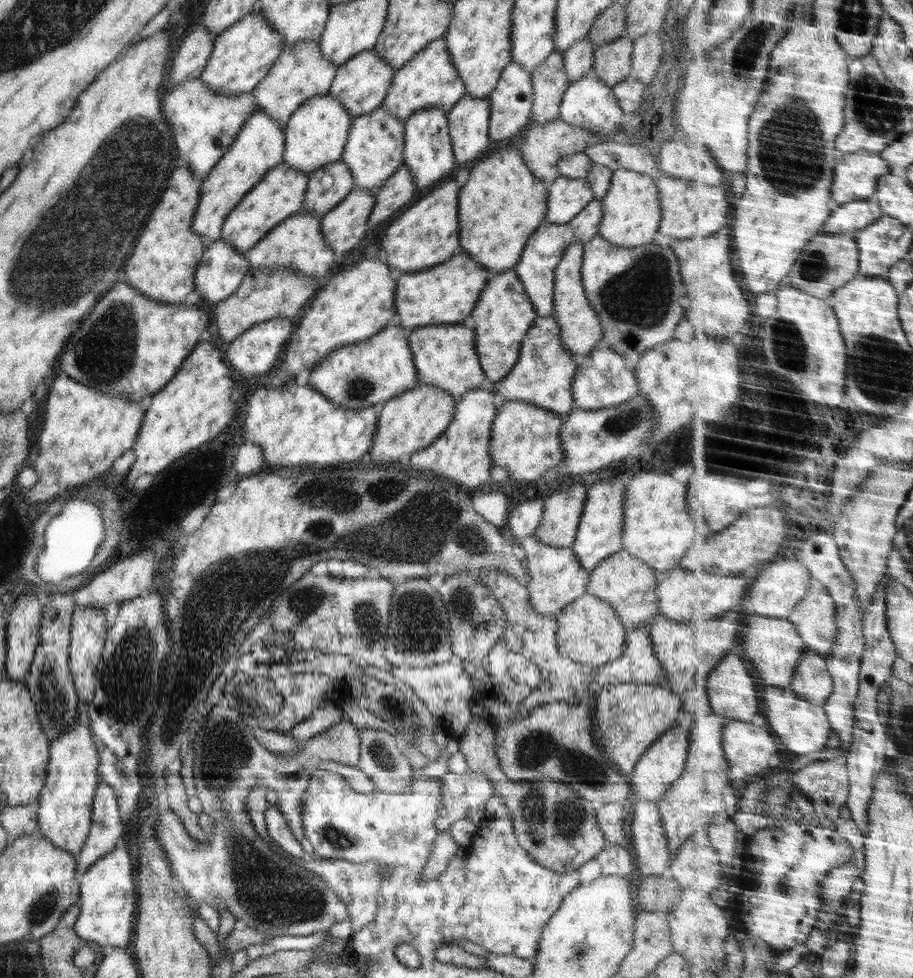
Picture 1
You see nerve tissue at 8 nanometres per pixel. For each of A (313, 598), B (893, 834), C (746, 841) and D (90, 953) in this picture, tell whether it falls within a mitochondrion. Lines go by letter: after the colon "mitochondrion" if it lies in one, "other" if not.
A: mitochondrion
B: other
C: other
D: other

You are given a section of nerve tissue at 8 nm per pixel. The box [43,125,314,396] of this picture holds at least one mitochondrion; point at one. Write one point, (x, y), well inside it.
(107, 358)

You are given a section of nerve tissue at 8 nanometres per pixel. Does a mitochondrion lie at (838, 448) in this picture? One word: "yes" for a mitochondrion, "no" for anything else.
no

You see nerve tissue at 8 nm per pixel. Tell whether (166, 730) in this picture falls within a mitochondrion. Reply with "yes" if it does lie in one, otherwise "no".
yes

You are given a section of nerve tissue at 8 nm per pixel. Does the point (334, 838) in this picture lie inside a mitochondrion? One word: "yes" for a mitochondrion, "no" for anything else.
yes

